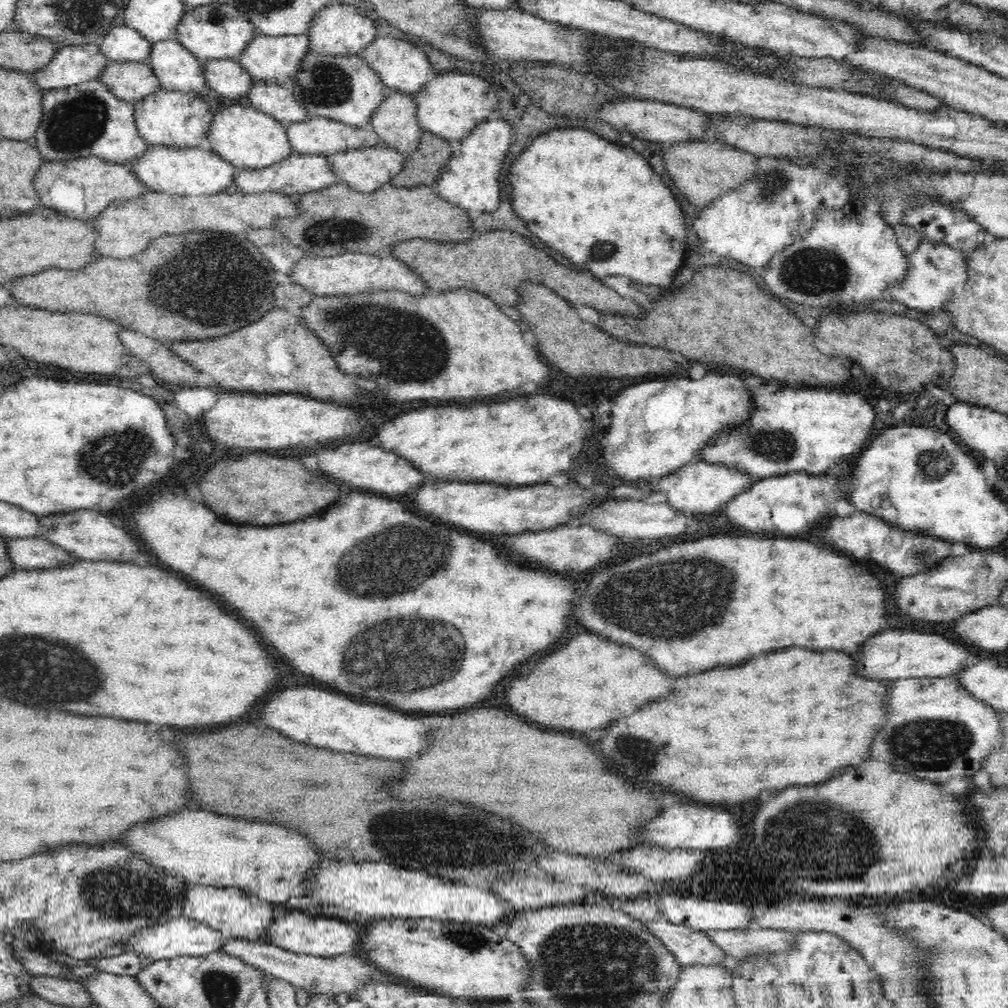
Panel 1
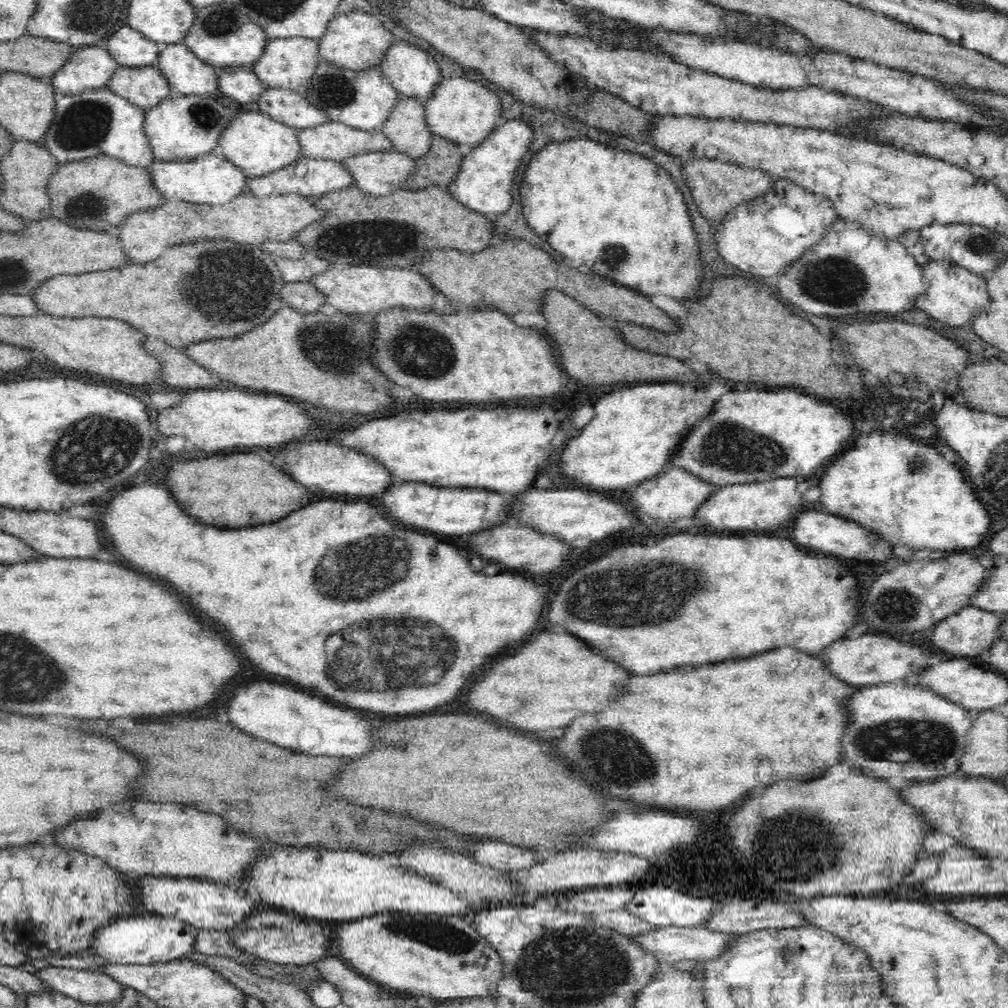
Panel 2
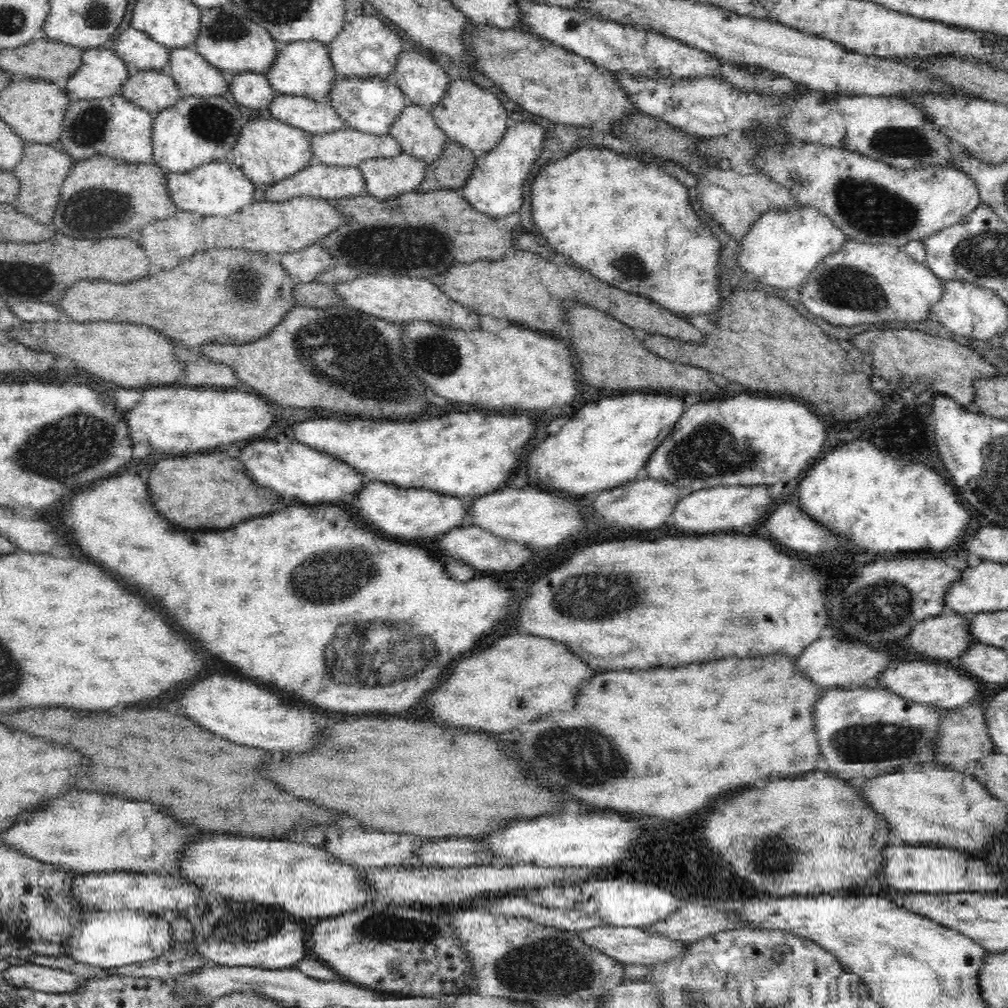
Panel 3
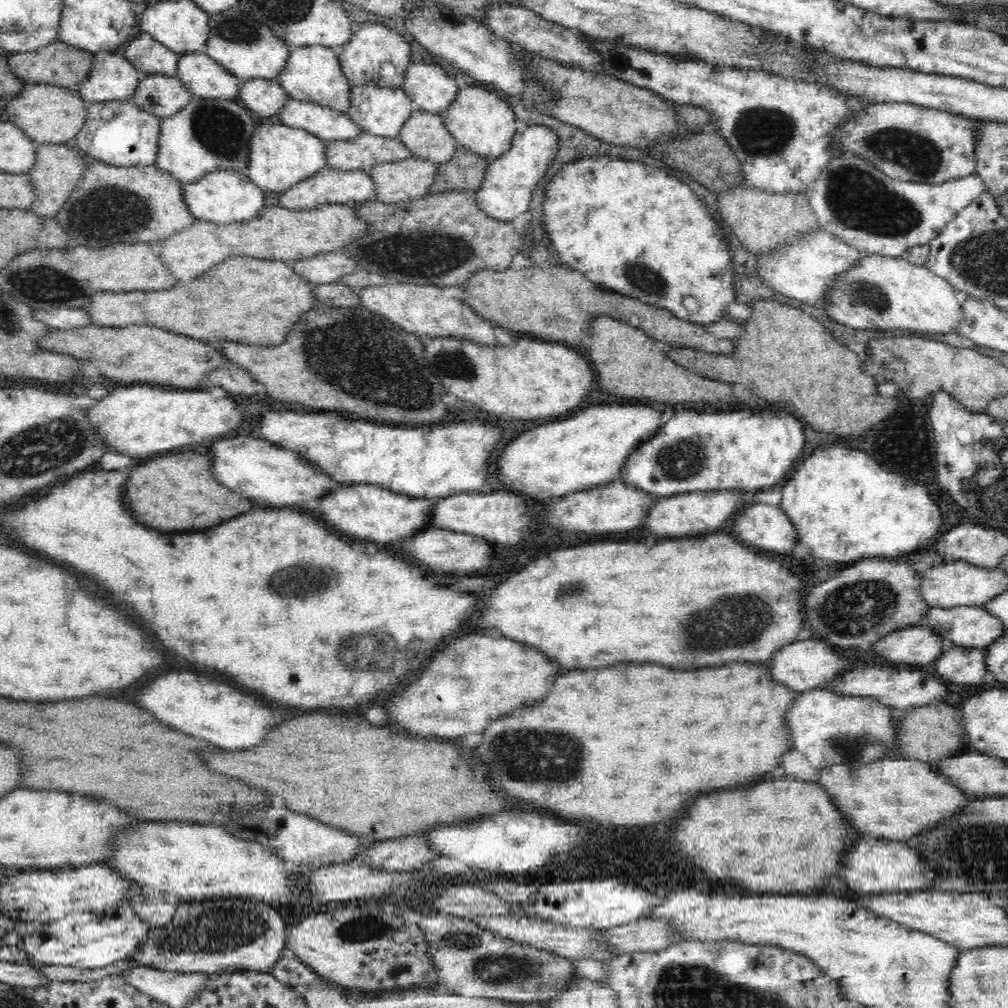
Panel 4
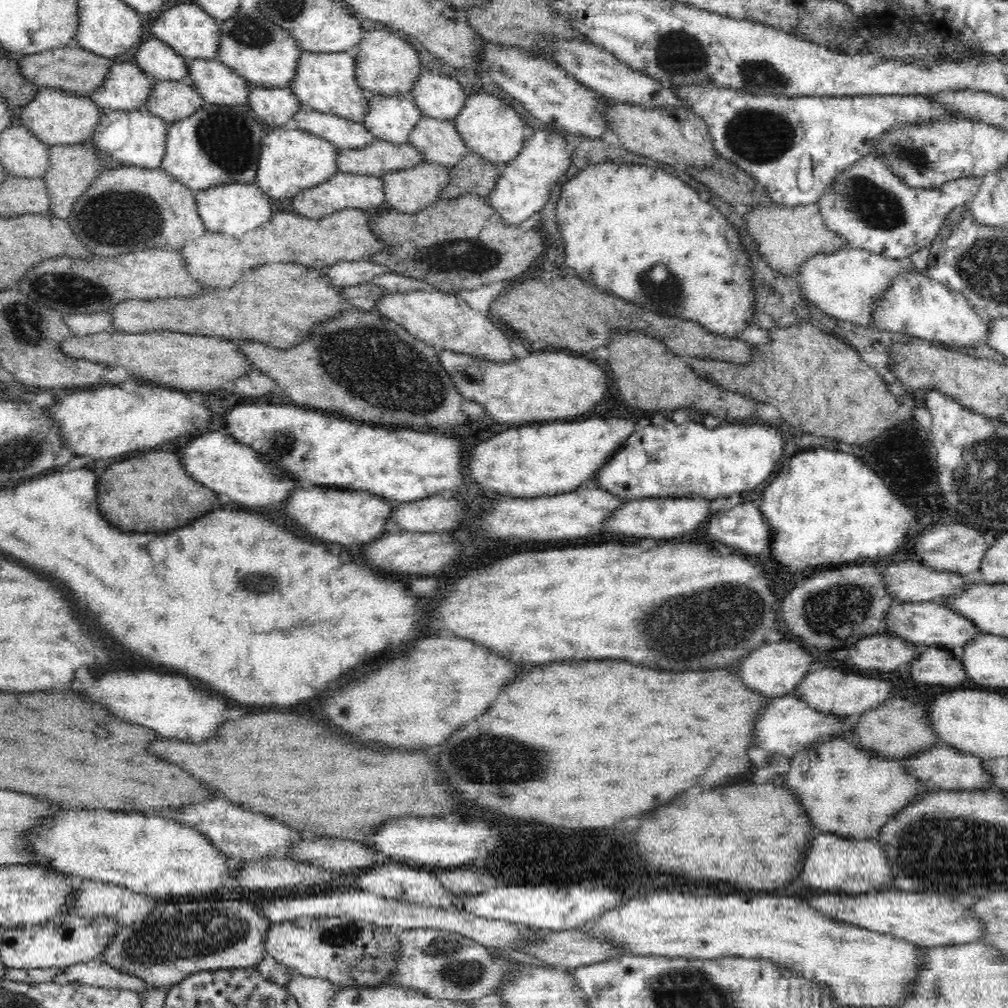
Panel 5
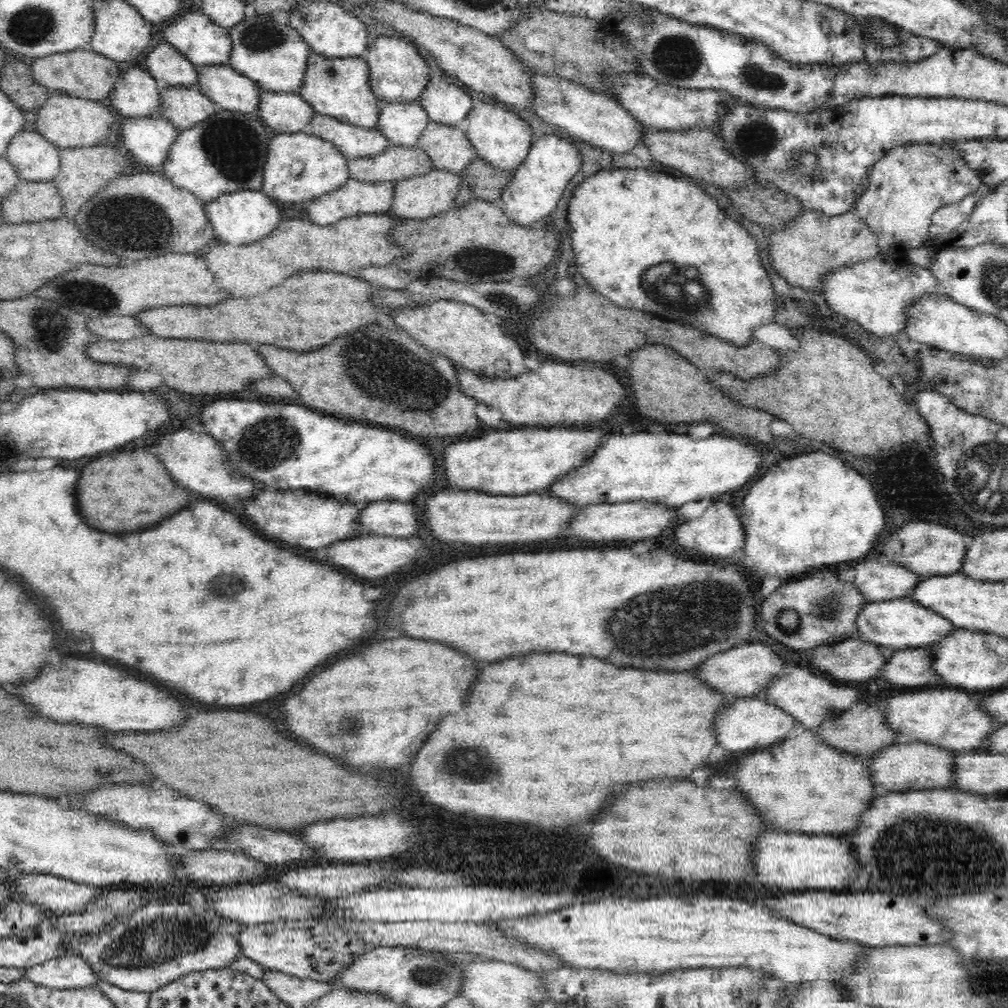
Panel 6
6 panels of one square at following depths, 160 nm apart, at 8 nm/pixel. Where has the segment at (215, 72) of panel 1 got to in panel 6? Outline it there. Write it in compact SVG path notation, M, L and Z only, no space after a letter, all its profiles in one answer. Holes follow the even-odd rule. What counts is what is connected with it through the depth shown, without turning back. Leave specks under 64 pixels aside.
M263 92L257 108L258 118L278 135L302 132L315 113L300 94L291 92Z

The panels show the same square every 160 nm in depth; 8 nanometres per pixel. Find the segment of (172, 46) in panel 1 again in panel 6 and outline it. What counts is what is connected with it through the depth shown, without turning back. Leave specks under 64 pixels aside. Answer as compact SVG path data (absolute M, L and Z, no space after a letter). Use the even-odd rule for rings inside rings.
M206 65L198 69L201 91L218 109L238 110L256 114L260 104L260 88L251 80L228 65Z

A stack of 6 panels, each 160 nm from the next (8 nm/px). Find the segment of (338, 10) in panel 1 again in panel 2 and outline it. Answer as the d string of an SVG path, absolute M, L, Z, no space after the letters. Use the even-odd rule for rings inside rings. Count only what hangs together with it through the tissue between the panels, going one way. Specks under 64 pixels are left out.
M353 9L345 15L336 14L328 21L326 32L319 38L319 58L350 70L378 68L385 50L391 45L391 37L374 16Z

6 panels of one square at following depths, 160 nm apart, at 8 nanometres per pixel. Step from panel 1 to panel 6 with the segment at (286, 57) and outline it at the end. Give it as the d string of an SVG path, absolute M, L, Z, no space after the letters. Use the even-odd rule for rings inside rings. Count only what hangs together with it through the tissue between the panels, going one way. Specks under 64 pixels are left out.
M312 52L307 58L306 76L299 94L318 114L367 129L377 126L382 101L371 89L369 67L364 56L326 58Z

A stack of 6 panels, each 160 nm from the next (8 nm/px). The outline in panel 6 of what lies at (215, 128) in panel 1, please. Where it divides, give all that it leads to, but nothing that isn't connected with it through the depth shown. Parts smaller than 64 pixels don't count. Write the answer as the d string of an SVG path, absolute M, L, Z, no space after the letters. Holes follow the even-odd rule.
M304 131L299 133L274 134L270 138L267 146L267 161L263 166L263 191L271 199L280 202L304 202L308 204L312 199L325 195L330 191L338 190L348 179L350 179L349 169L347 168L347 158L336 148L334 144L316 135L306 134ZM295 161L301 162L303 169L298 175L292 175L290 168Z

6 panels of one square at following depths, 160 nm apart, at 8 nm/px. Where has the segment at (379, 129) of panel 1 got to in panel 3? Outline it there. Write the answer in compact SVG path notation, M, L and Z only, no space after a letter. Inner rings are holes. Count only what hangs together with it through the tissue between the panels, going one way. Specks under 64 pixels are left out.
M406 105L393 125L389 128L389 135L393 136L401 146L402 152L408 156L423 160L425 163L432 162L442 151L448 139L438 128L431 109L420 105Z

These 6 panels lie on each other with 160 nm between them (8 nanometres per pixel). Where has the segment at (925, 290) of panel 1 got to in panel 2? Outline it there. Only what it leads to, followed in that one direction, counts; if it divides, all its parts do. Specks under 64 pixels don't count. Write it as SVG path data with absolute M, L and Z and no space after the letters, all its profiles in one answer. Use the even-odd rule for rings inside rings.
M951 260L922 261L921 271L926 292L911 300L912 308L920 314L932 316L950 327L960 327L989 301L985 277Z

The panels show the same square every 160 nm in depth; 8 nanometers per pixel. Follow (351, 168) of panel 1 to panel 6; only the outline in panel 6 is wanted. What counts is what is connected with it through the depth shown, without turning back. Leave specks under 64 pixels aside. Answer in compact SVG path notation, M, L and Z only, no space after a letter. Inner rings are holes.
M435 168L425 175L400 179L394 183L395 191L391 204L391 214L402 218L430 218L434 215L450 211L457 206L455 198L460 188L461 178L459 174Z

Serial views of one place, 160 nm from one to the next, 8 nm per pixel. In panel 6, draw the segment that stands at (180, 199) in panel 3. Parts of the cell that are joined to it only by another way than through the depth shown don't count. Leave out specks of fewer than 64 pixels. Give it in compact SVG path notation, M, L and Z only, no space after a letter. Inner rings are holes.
M239 190L226 193L204 205L207 218L214 227L215 237L222 242L234 243L234 245L239 242L262 241L262 239L268 238L284 221L275 200L264 194L263 190Z

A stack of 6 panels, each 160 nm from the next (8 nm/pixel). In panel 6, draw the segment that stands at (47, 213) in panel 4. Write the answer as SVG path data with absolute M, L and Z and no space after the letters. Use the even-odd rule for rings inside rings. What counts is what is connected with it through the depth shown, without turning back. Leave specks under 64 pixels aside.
M102 144L89 147L74 147L59 149L59 173L55 176L55 186L63 201L63 212L67 219L73 219L79 210L102 189L118 178L120 175L137 172L137 165L132 162L132 157L122 154L114 144Z

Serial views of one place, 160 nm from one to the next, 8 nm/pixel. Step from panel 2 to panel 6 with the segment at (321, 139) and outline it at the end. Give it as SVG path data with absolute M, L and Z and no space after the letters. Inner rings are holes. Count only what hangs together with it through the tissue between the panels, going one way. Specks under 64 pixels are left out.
M388 147L375 157L350 159L347 161L350 179L362 182L393 183L400 179L425 175L435 169L426 151L416 147Z

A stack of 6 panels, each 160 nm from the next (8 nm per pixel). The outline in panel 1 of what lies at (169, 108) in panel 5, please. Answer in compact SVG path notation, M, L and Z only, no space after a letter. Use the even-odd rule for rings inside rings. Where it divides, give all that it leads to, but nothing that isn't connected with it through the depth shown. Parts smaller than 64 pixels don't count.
M147 60L108 62L98 79L114 96L130 103L160 89L159 80Z

